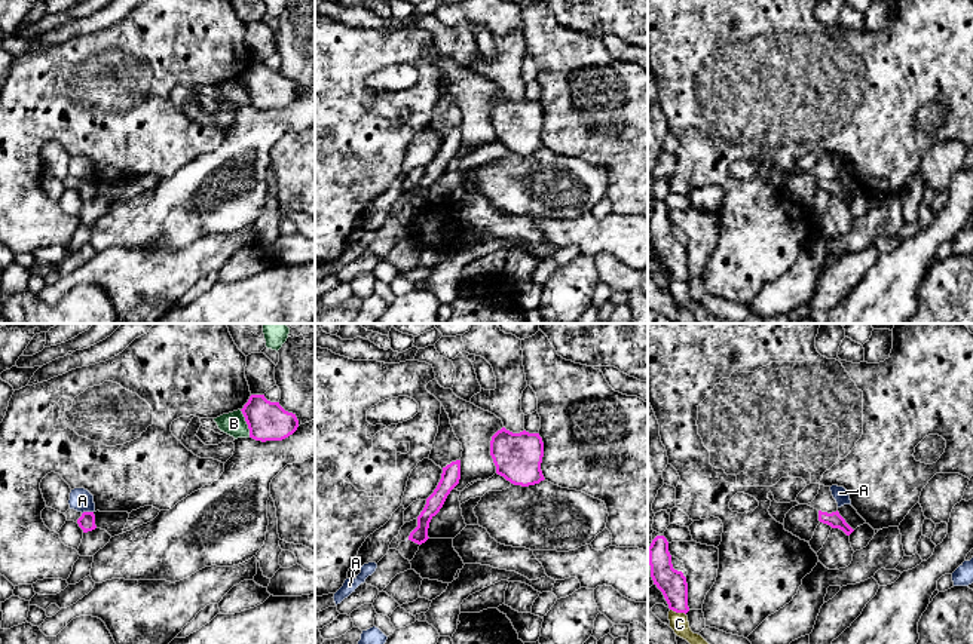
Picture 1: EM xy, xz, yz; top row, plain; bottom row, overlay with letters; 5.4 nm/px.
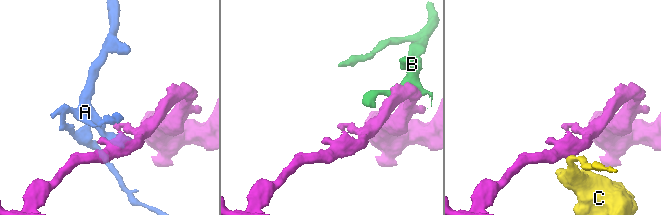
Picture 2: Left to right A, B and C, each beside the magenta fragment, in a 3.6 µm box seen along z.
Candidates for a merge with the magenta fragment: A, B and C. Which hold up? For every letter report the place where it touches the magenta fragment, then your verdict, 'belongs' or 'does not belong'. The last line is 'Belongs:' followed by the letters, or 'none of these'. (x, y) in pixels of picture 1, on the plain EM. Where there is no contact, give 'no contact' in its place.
A: xy (86, 180) | does not belong
B: xy (247, 91) | does not belong
C: yz (678, 279) | does not belong
Belongs: none of these

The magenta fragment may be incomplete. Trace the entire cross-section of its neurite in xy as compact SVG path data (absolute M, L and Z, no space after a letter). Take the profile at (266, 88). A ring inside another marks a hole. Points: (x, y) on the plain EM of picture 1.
M251 62L241 77L256 108L282 108L299 95L296 82L285 79L279 70L270 70L264 62Z

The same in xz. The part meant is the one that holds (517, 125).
M502 95L490 108L496 141L514 153L529 154L544 148L541 131L544 110L539 101L512 101Z

